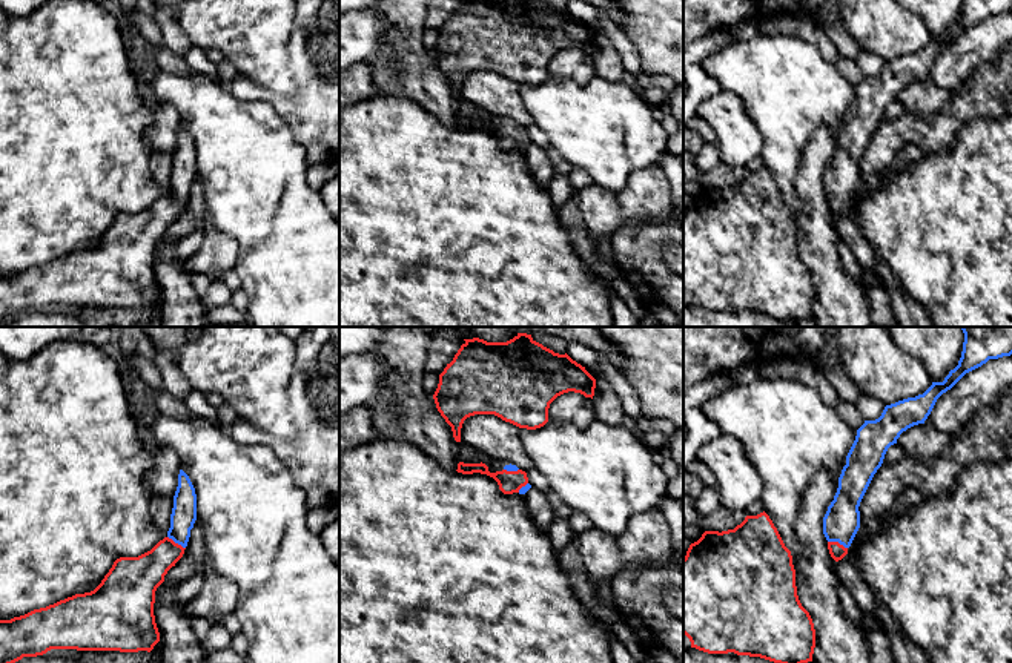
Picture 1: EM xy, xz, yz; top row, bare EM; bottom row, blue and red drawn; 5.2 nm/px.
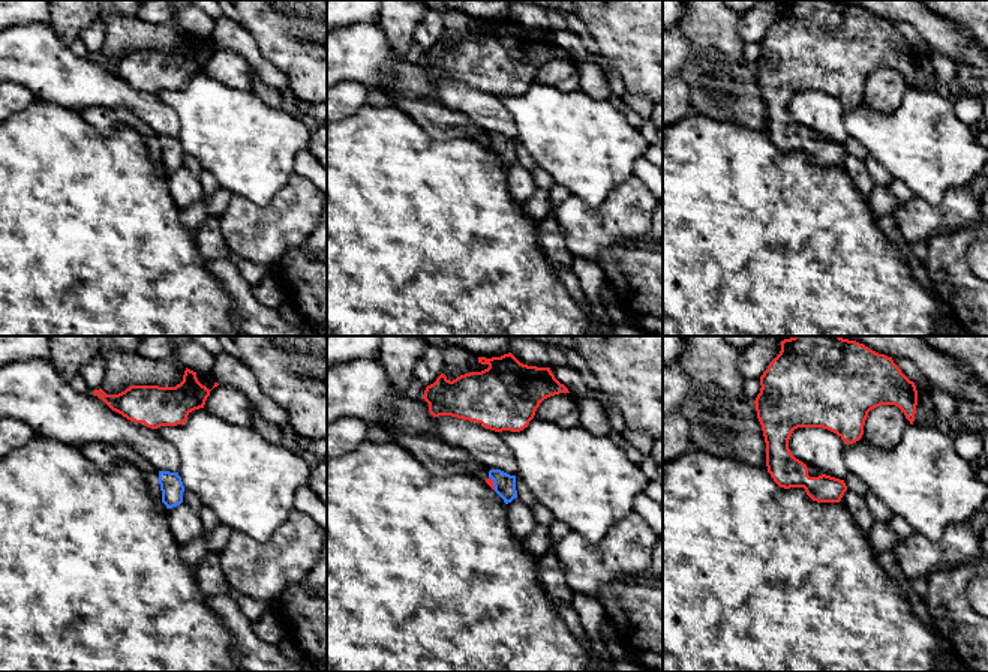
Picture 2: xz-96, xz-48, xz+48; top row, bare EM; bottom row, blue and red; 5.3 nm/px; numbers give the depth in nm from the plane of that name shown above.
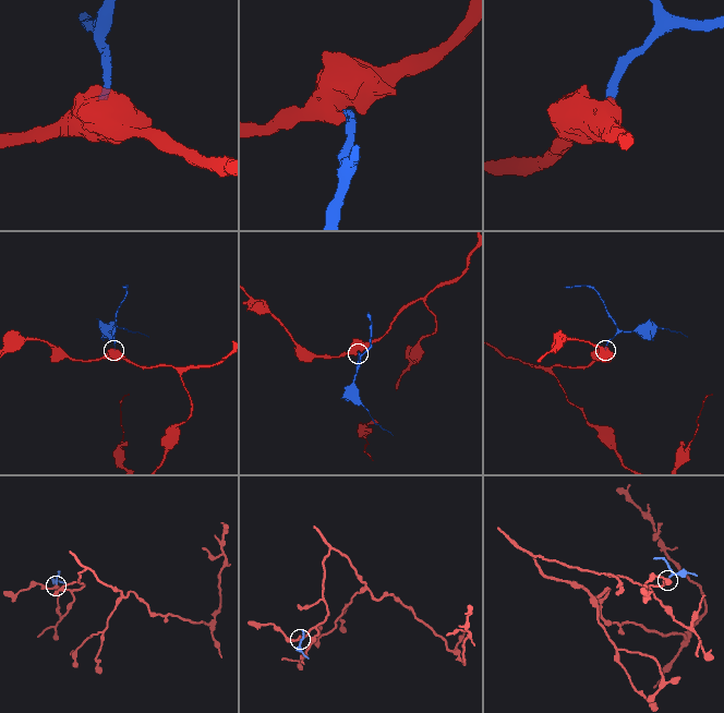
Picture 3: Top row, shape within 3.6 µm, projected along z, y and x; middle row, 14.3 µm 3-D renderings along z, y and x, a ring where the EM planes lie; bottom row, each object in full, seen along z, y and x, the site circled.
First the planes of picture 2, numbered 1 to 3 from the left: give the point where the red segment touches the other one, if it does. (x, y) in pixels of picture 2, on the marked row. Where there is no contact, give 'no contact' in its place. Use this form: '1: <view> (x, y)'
1: no contact
2: xz-48 (494, 483)
3: no contact

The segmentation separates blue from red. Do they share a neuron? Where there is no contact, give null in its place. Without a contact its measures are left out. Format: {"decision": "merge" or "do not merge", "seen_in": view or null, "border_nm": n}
{"decision": "merge", "seen_in": "yz", "border_nm": 110}

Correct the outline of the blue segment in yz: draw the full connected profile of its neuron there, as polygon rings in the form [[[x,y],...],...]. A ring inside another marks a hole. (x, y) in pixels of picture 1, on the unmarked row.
[[[963,0],[958,21],[943,38],[932,41],[915,54],[886,61],[875,77],[865,77],[846,112],[846,121],[838,134],[834,157],[823,173],[823,190],[831,213],[838,218],[848,210],[860,184],[860,158],[881,123],[888,104],[908,84],[924,80],[937,55],[951,46],[966,29],[981,23],[989,15],[1012,11],[1012,0]]]

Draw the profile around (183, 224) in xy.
[[[184,206],[183,213],[164,232],[164,239],[178,242],[183,236],[189,235],[193,227],[193,216],[189,207]]]

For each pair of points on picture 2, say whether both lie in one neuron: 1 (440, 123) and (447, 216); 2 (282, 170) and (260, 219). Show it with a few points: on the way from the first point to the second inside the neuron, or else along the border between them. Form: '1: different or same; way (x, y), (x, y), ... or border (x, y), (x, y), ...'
1: different; border (413, 119), (435, 140), (461, 137), (477, 140)
2: different; border (290, 177), (264, 206), (233, 195)

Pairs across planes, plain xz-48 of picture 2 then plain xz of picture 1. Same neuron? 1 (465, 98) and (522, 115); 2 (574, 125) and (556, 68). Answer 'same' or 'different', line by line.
1: same
2: different

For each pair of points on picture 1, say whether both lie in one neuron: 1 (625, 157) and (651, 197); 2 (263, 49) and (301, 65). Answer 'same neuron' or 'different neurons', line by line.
1: different neurons
2: different neurons

